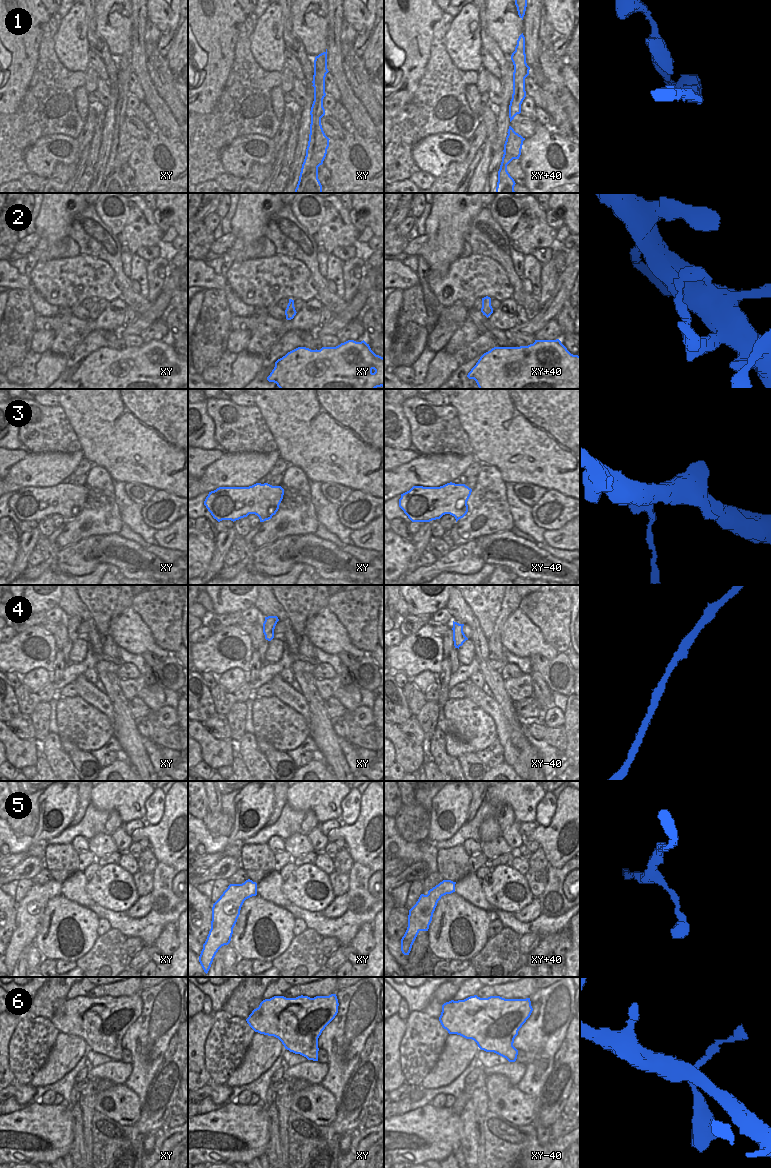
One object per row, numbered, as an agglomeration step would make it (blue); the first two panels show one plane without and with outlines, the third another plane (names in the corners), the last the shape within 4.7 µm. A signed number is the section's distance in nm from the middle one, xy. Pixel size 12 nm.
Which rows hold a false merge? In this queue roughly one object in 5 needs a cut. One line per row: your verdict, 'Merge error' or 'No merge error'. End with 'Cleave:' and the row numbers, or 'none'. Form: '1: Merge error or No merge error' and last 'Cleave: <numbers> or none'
1: Merge error
2: No merge error
3: No merge error
4: No merge error
5: No merge error
6: No merge error
Cleave: 1.

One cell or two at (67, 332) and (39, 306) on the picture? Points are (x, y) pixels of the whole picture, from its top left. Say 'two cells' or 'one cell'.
two cells

